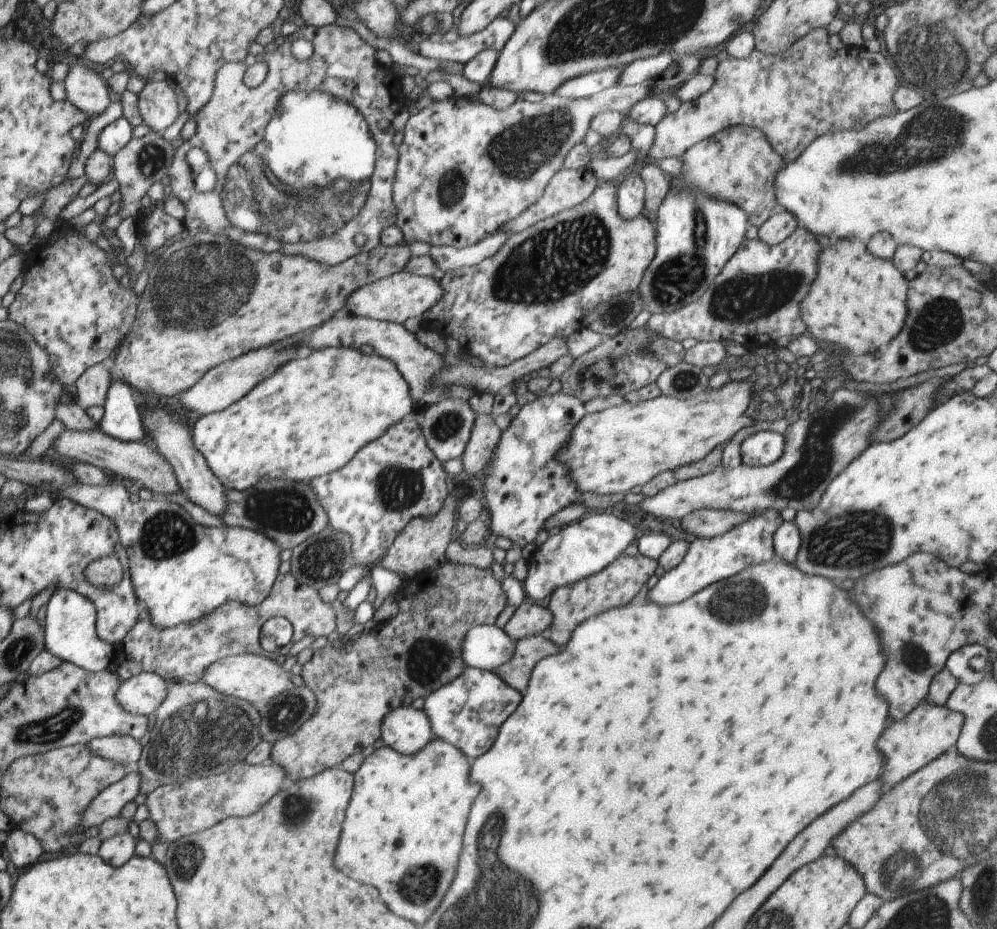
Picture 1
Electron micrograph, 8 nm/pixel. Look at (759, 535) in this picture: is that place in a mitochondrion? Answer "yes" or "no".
no

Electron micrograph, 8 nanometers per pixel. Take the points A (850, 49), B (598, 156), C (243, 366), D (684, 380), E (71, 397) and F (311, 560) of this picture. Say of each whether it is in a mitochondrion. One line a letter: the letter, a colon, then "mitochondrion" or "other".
A: other
B: other
C: other
D: mitochondrion
E: other
F: mitochondrion

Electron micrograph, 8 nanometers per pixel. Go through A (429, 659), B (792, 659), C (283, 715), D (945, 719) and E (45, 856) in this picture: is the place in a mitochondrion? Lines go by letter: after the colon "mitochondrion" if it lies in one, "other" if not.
A: mitochondrion
B: other
C: mitochondrion
D: other
E: other

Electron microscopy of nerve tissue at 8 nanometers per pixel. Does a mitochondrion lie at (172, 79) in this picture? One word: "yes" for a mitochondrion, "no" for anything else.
no

